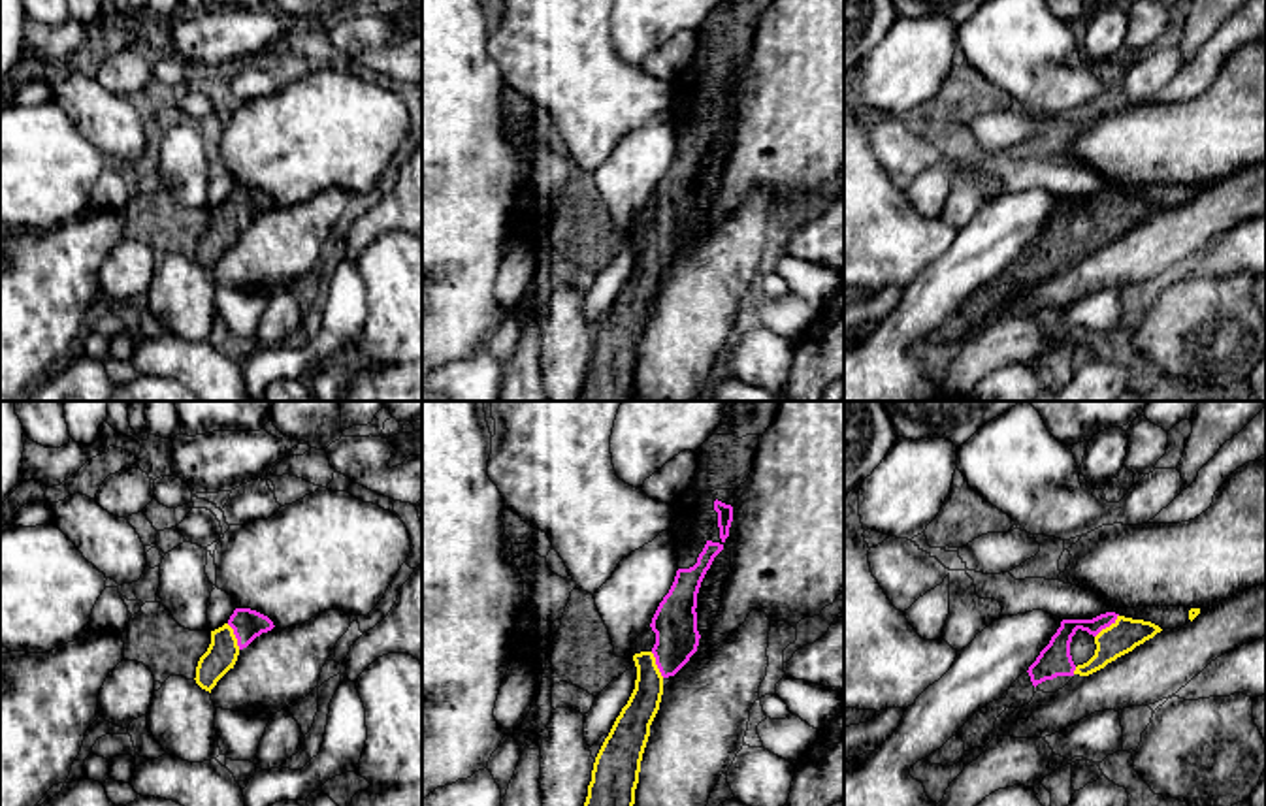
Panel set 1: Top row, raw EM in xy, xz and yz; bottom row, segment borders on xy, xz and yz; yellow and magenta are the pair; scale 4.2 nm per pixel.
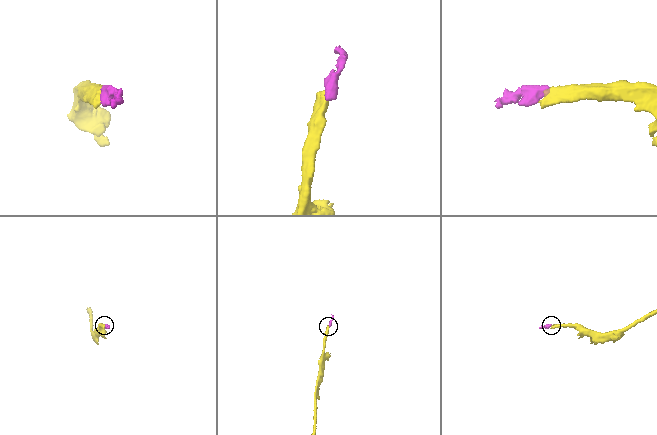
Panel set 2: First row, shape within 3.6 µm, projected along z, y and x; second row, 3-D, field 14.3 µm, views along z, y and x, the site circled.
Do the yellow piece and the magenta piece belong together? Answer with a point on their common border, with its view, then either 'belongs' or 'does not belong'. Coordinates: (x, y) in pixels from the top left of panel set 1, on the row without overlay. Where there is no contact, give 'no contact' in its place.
yz (1106, 206) | belongs

